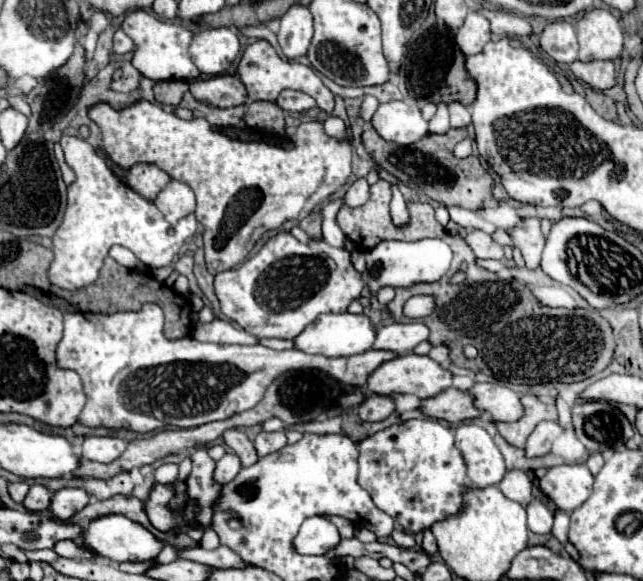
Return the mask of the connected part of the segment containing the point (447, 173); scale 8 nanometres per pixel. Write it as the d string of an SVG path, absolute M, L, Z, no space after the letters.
M367 128L363 132L363 146L371 154L371 158L381 164L391 176L401 180L403 184L423 190L429 198L441 202L443 206L461 206L467 210L481 210L481 208L497 208L499 200L493 196L493 178L481 166L479 158L469 156L459 160L453 156L453 146L467 138L465 128L451 128L445 134L425 134L419 142L409 146L401 146L395 142L383 140L375 128Z

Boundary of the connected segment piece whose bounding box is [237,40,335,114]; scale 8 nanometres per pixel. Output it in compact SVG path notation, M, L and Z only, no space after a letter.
M257 40L245 48L241 62L237 66L237 76L245 84L251 100L271 100L273 102L281 94L281 90L291 88L291 90L299 90L299 92L305 92L311 98L315 98L317 108L321 108L323 112L327 112L327 114L333 112L335 96L321 82L321 78L315 74L315 70L311 66L303 66L299 62L285 62L267 40Z

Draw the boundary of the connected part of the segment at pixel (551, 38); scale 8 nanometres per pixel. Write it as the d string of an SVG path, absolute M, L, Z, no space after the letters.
M557 20L545 26L541 34L541 48L559 64L573 64L577 60L575 26L567 20Z

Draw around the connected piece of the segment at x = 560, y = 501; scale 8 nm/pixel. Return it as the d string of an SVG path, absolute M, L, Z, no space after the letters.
M563 464L553 466L539 480L541 490L555 500L557 508L563 512L573 512L591 494L593 474L585 464Z

